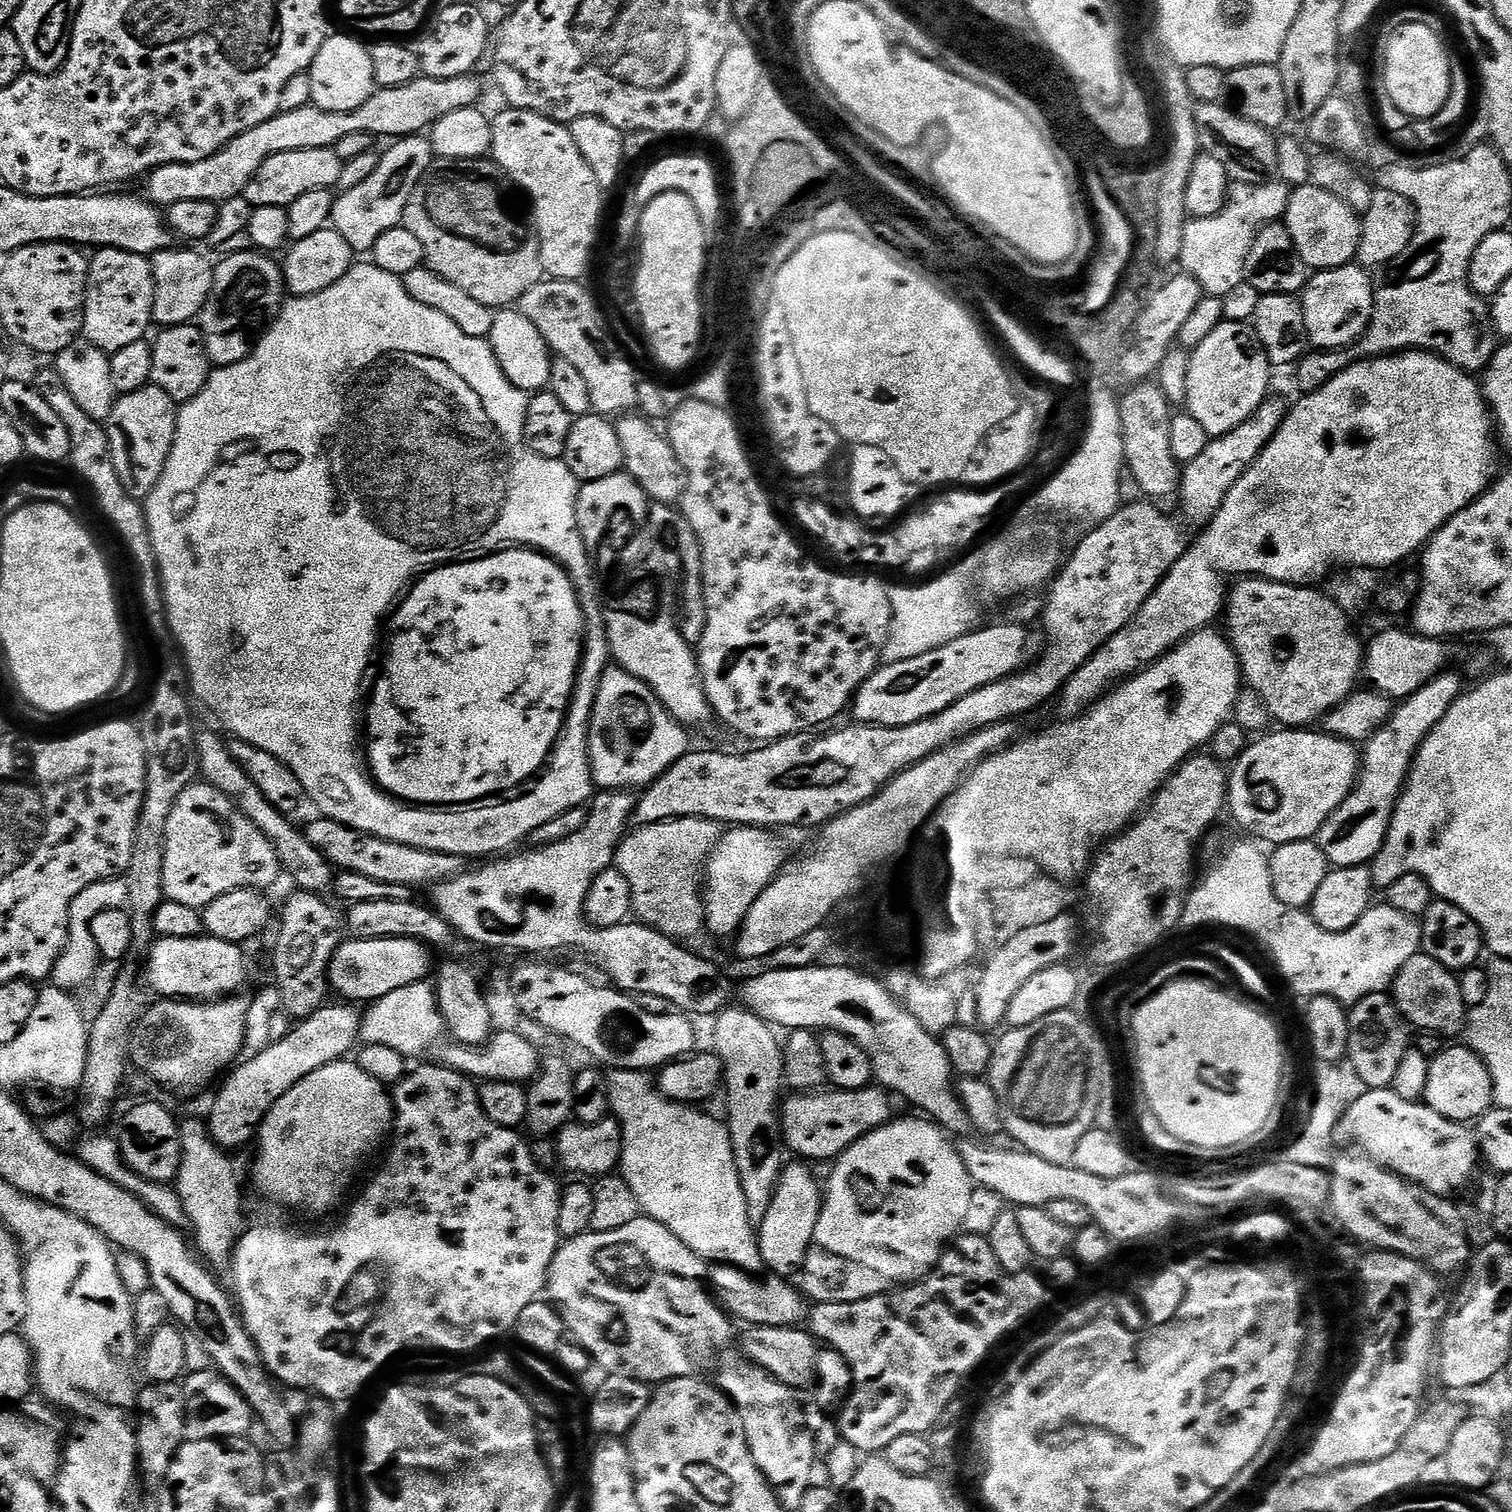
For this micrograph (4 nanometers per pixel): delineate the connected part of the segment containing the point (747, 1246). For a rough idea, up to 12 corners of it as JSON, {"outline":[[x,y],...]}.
{"outline":[[613,1071],[619,1171],[706,1262],[761,1263],[727,1127]]}

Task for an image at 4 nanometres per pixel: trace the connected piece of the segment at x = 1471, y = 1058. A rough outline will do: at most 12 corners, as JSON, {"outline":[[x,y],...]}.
{"outline":[[1477,1052],[1431,1057],[1422,1099],[1447,1120],[1476,1122],[1493,1107]]}

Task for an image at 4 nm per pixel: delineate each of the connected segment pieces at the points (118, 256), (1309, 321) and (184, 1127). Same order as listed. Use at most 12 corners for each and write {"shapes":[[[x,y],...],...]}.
{"shapes":[[[99,249],[83,339],[109,354],[149,335],[149,257]],[[1359,263],[1317,271],[1302,293],[1308,343],[1350,348],[1374,280]],[[203,1119],[180,1124],[174,1187],[209,1265],[246,1231],[244,1192]]]}

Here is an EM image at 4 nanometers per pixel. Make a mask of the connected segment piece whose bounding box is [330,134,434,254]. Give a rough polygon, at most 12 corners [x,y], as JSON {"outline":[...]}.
{"outline":[[405,136],[366,182],[335,197],[330,224],[353,253],[401,227],[434,162]]}

